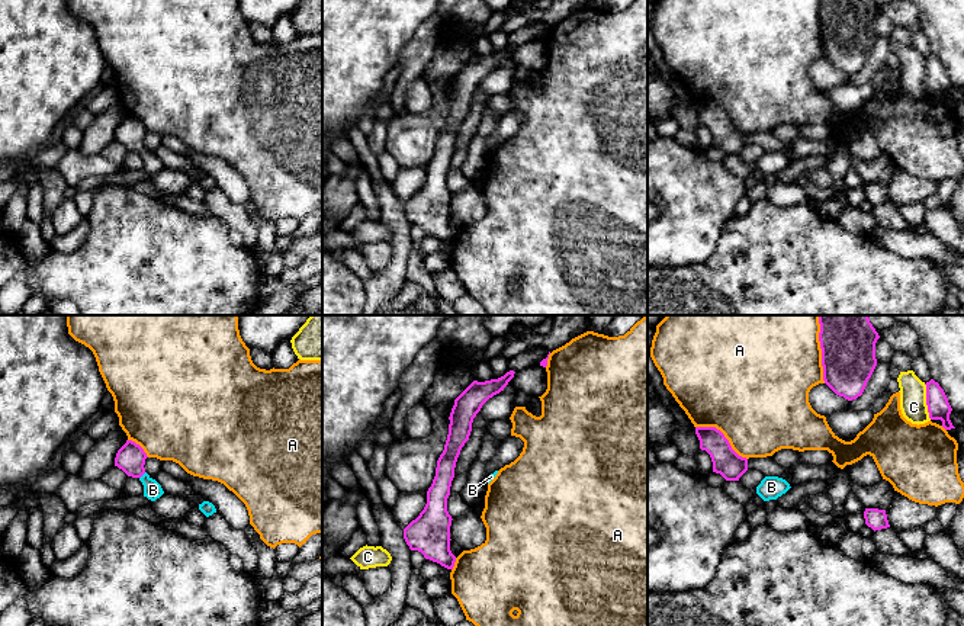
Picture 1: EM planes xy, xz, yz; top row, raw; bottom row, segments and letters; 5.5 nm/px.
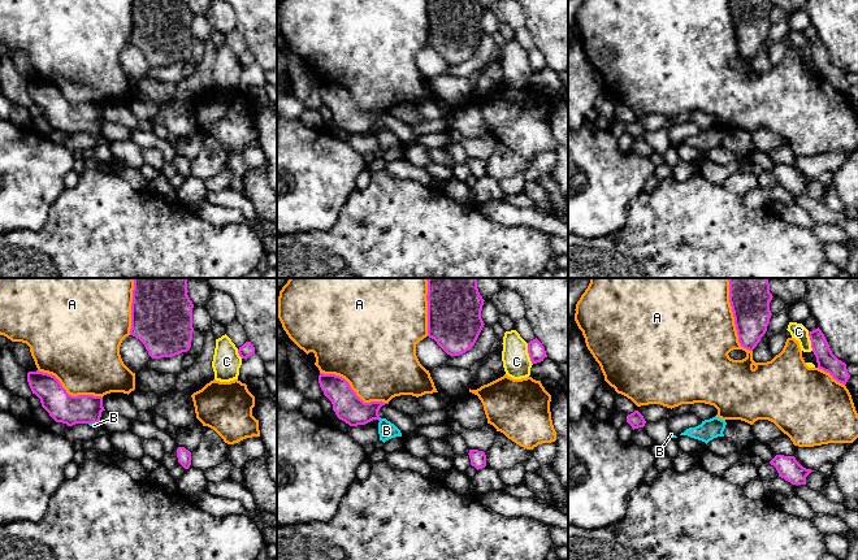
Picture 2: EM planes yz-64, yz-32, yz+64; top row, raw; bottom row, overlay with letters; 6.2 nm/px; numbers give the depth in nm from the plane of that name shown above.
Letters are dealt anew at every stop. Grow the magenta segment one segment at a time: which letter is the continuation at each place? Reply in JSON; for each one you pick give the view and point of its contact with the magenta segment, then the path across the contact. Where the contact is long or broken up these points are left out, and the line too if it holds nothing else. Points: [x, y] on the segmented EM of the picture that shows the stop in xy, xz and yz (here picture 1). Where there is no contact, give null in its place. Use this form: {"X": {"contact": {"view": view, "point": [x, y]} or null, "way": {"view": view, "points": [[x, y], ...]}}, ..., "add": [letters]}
{"B": {"contact": {"view": "xy", "point": [143, 474]}, "way": {"view": "xy", "points": [[131, 458], [131, 462], [143, 474], [153, 490]]}}, "add": ["B"]}

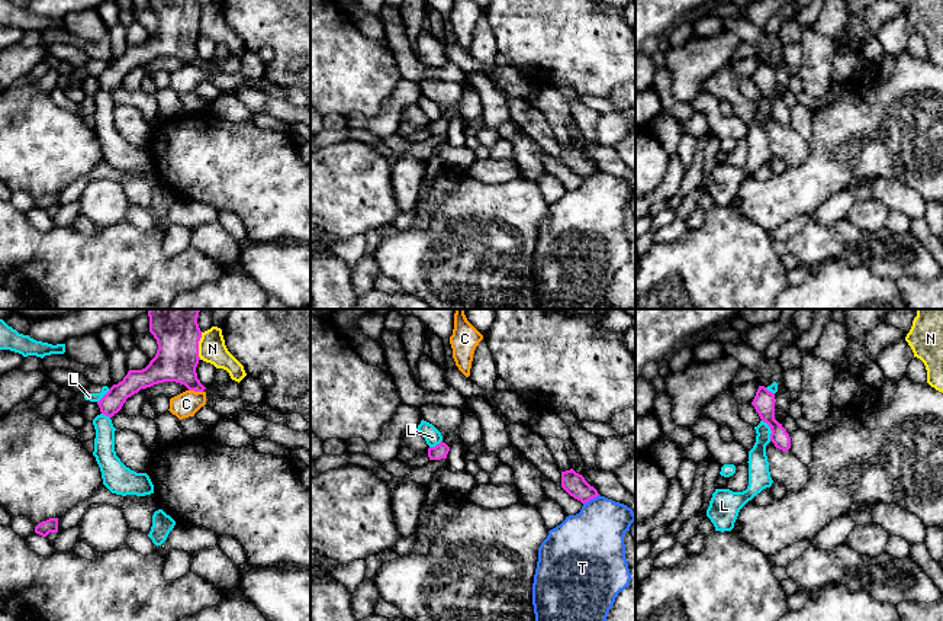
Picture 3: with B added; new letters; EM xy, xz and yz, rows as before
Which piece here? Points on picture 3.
{"add": []}

